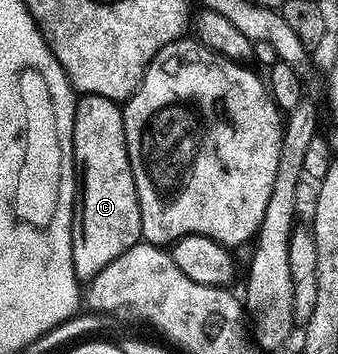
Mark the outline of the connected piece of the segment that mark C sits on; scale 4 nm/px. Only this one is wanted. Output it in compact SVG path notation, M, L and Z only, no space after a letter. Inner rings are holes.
M83 94L77 100L72 132L72 159L78 170L78 204L74 209L72 223L72 263L76 280L87 283L102 271L118 255L130 251L130 247L141 244L142 215L138 207L138 191L134 187L134 171L130 171L130 159L126 151L124 115L117 102L102 95Z

